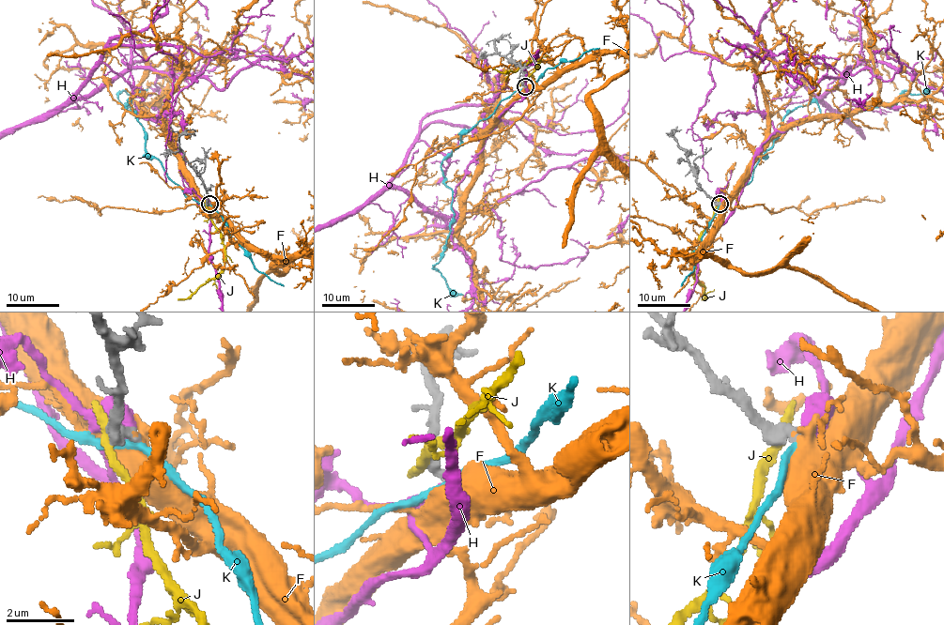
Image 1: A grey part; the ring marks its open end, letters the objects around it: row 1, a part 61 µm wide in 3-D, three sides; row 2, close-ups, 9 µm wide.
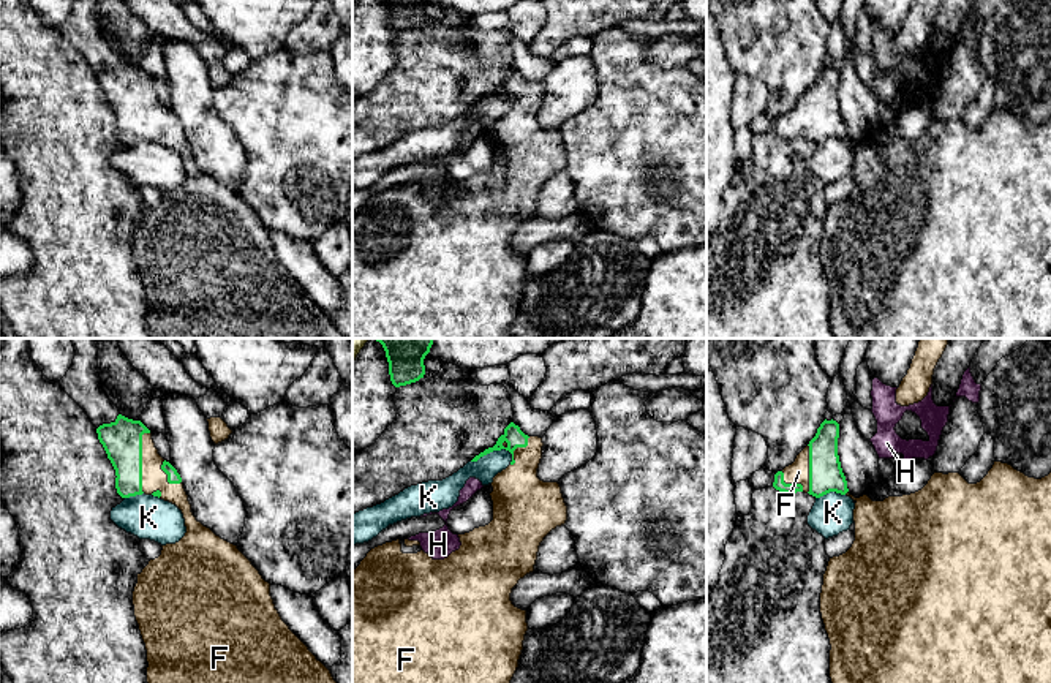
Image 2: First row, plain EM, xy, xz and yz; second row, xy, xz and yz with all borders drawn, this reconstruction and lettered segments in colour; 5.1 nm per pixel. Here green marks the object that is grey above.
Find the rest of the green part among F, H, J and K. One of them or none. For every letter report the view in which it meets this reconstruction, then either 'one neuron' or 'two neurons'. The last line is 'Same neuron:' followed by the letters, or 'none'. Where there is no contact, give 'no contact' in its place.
F: meets green in xy; one neuron
H: no contact; two neurons
J: no contact; two neurons
K: meets green in xz; two neurons
Same neuron: F

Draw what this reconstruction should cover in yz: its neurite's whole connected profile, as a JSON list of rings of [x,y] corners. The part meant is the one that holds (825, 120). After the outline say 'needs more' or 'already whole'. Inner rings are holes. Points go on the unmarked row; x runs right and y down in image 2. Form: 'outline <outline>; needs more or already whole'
outline [[[823,66],[816,82],[795,108],[774,120],[773,133],[784,139],[804,138],[820,144],[830,138],[855,147],[855,187],[852,193],[828,207],[820,239],[820,259],[830,285],[830,324],[834,338],[1049,338],[1051,337],[1051,119],[1042,125],[1029,123],[1008,109],[994,108],[988,120],[969,130],[959,119],[934,119],[928,130],[910,141],[872,147],[868,141],[855,144],[838,101],[839,70]]]; needs more

